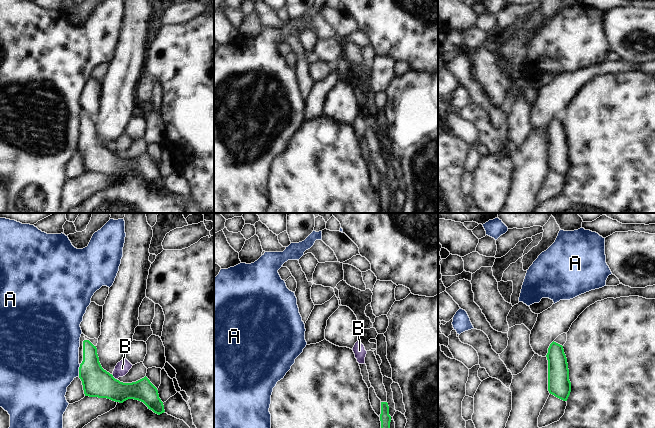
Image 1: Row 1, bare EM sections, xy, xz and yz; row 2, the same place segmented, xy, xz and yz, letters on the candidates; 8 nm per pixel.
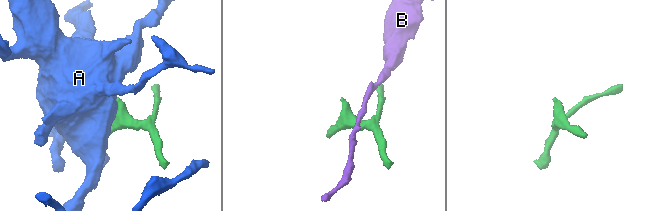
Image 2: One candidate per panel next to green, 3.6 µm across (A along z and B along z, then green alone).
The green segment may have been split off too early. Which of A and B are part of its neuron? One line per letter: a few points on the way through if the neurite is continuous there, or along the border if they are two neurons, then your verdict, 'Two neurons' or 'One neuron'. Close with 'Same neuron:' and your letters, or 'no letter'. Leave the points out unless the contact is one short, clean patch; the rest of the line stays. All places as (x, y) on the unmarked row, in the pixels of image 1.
A: Two neurons
B: Boundary: xy (112, 151), (117, 156). Two neurons
Same neuron: no letter

